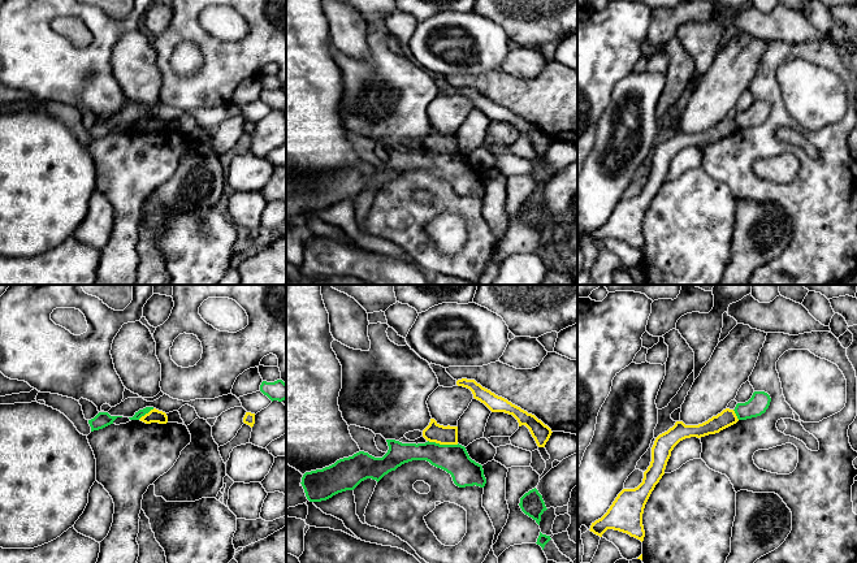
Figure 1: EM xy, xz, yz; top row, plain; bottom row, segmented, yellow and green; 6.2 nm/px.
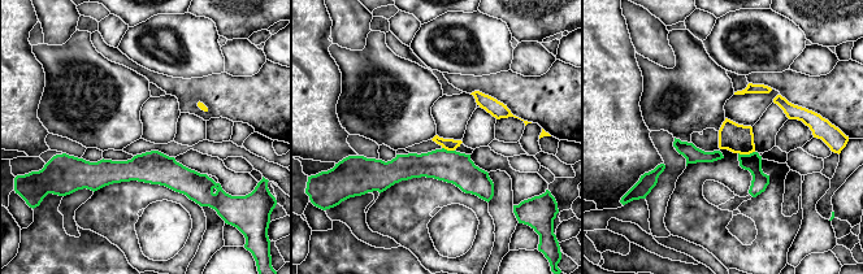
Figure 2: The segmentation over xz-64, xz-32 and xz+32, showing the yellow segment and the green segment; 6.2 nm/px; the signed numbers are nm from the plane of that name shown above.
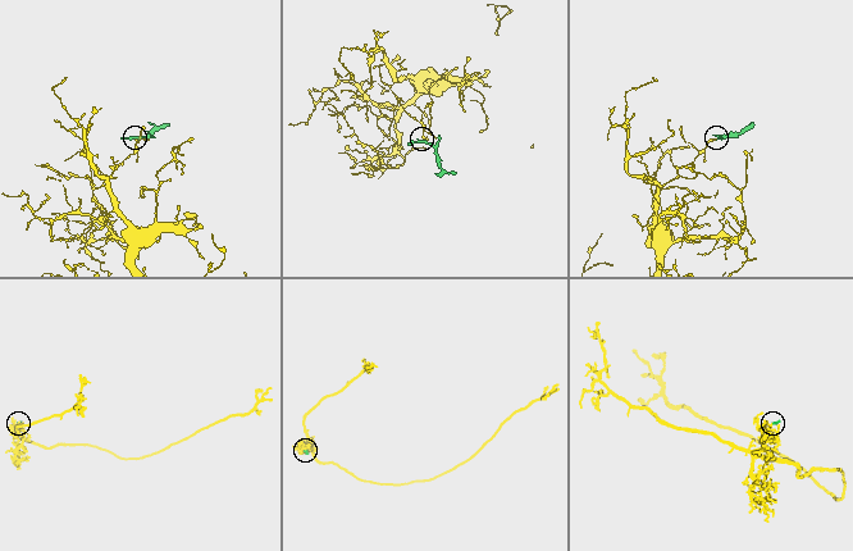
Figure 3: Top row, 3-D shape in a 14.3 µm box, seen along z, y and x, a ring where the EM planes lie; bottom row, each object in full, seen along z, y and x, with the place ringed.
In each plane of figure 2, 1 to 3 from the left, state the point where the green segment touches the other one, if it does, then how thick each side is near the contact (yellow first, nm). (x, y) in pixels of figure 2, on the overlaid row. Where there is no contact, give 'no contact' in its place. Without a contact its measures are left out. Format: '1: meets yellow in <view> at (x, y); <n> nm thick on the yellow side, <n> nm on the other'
1: no contact
2: meets yellow in xz-32 at (449, 149); 80 nm thick on the yellow side, 200 nm on the other
3: meets yellow in xz+32 at (746, 153); 180 nm thick on the yellow side, 110 nm on the other

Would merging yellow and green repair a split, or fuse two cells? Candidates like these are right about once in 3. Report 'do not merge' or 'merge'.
do not merge

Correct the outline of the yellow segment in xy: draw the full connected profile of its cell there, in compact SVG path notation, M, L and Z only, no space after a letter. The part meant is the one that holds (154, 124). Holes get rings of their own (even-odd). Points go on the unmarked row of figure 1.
M153 117L148 122L142 125L139 129L146 133L151 133L151 131L166 133L168 125L165 121Z

